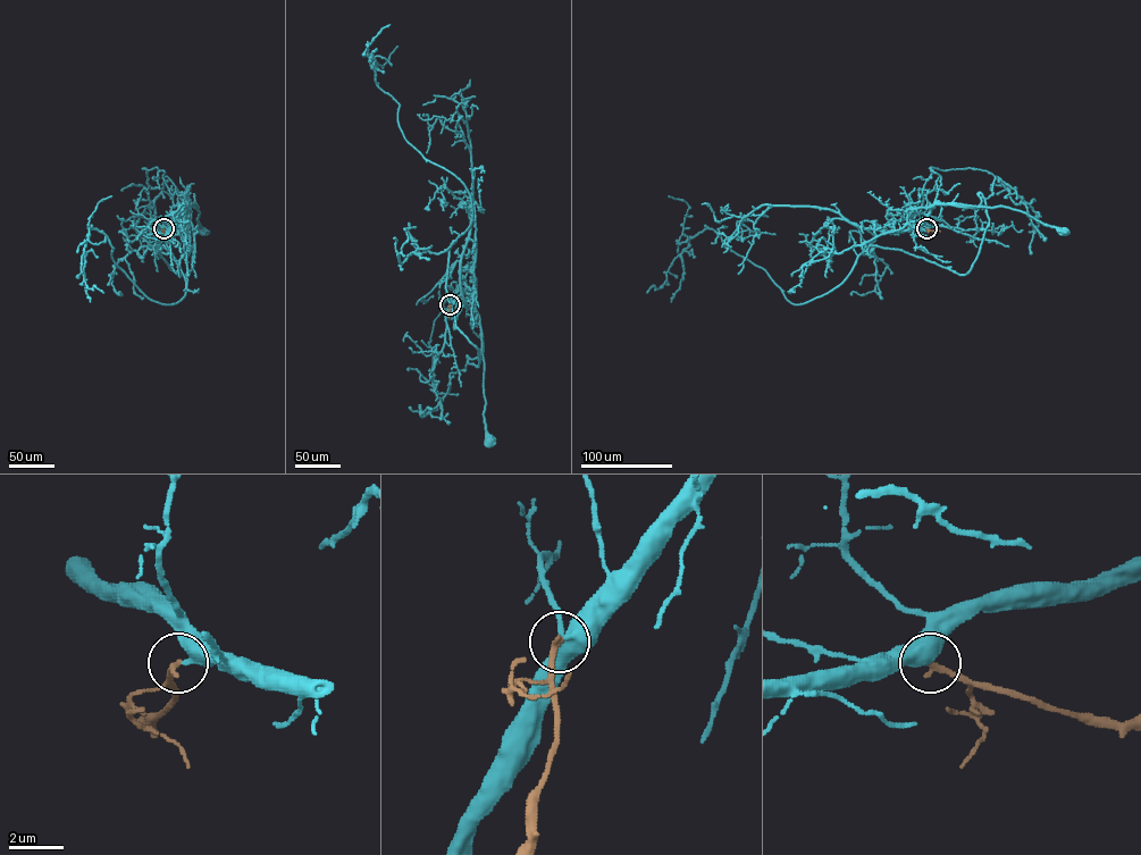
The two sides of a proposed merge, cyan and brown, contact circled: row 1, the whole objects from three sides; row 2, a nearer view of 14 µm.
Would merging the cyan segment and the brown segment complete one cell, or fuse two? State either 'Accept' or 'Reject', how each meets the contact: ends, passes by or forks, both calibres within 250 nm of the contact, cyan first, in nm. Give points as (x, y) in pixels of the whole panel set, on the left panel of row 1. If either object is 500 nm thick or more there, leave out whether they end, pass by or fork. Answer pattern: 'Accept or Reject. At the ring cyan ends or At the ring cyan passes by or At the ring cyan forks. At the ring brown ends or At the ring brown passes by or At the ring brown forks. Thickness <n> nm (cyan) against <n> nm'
Accept. At the ring cyan ends. At the ring brown ends. Thickness 480 nm (cyan) against 240 nm

